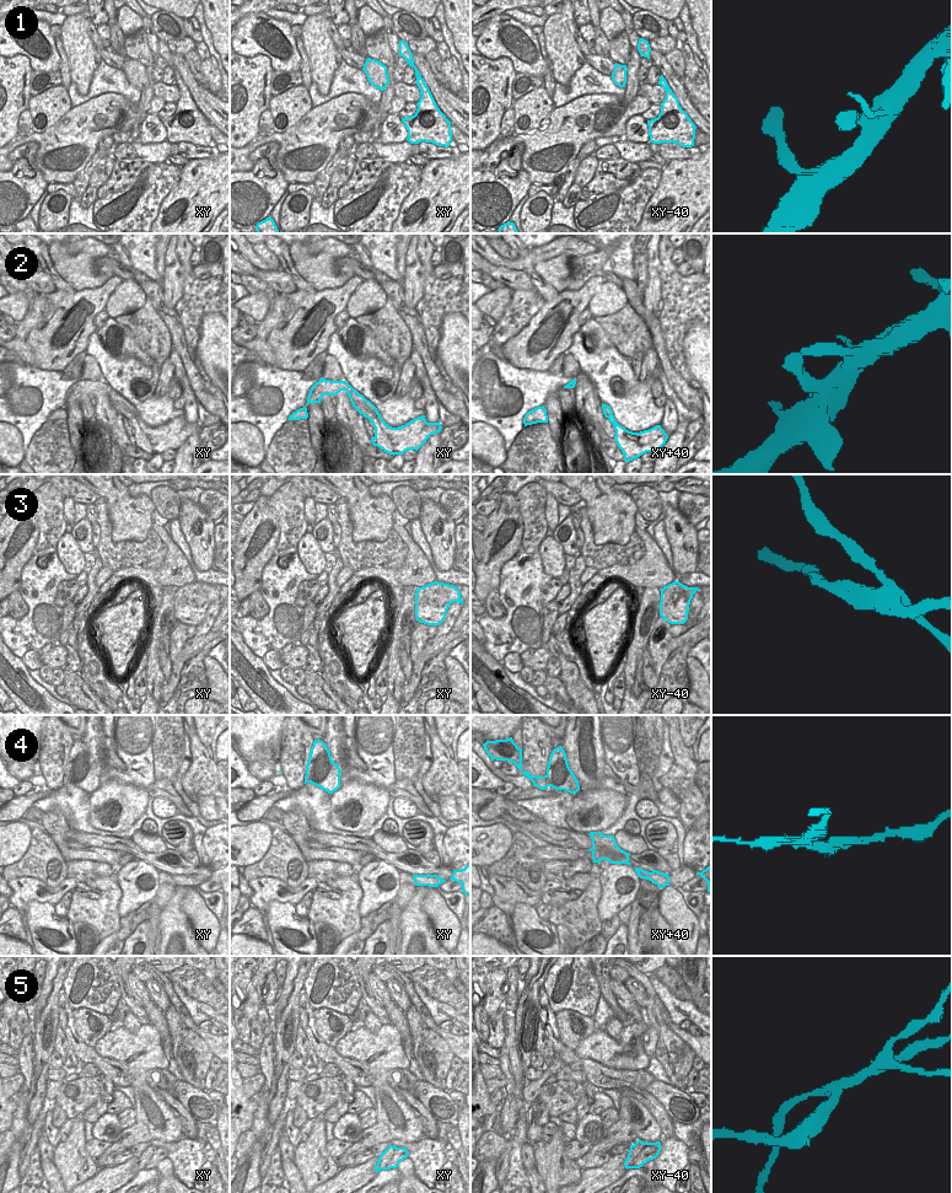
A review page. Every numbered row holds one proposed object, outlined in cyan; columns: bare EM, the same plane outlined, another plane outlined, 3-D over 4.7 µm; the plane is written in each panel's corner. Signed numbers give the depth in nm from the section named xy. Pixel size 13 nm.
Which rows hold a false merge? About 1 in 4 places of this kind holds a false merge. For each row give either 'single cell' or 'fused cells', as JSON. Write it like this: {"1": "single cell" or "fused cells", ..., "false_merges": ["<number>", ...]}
{"1": "single cell", "2": "single cell", "3": "fused cells", "4": "fused cells", "5": "fused cells", "false_merges": ["3", "4", "5"]}

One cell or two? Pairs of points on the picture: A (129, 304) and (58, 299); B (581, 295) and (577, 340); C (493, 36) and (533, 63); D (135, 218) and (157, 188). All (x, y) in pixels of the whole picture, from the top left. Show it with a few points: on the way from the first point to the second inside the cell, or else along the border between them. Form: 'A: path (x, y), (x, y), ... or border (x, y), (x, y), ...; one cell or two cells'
A: border (123, 280), (109, 296), (103, 309); two cells
B: border (579, 329), (574, 334), (573, 343), (566, 352); two cells
C: path (503, 44), (510, 52), (520, 52), (523, 55); one cell
D: path (135, 210), (150, 195); one cell

